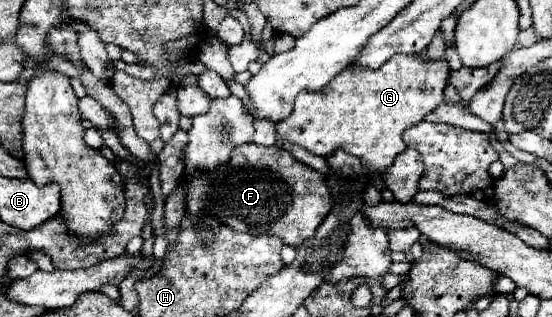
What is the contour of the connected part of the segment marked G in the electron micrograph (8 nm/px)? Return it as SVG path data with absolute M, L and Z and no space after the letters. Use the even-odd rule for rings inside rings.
M420 54L392 56L378 70L346 68L336 78L332 78L320 92L300 92L294 104L294 112L276 126L280 140L302 146L316 156L330 156L342 148L344 152L360 158L368 174L386 172L388 164L392 164L394 158L406 150L402 132L422 122L424 116L444 100L444 86L450 70L448 62L424 62L418 56Z

